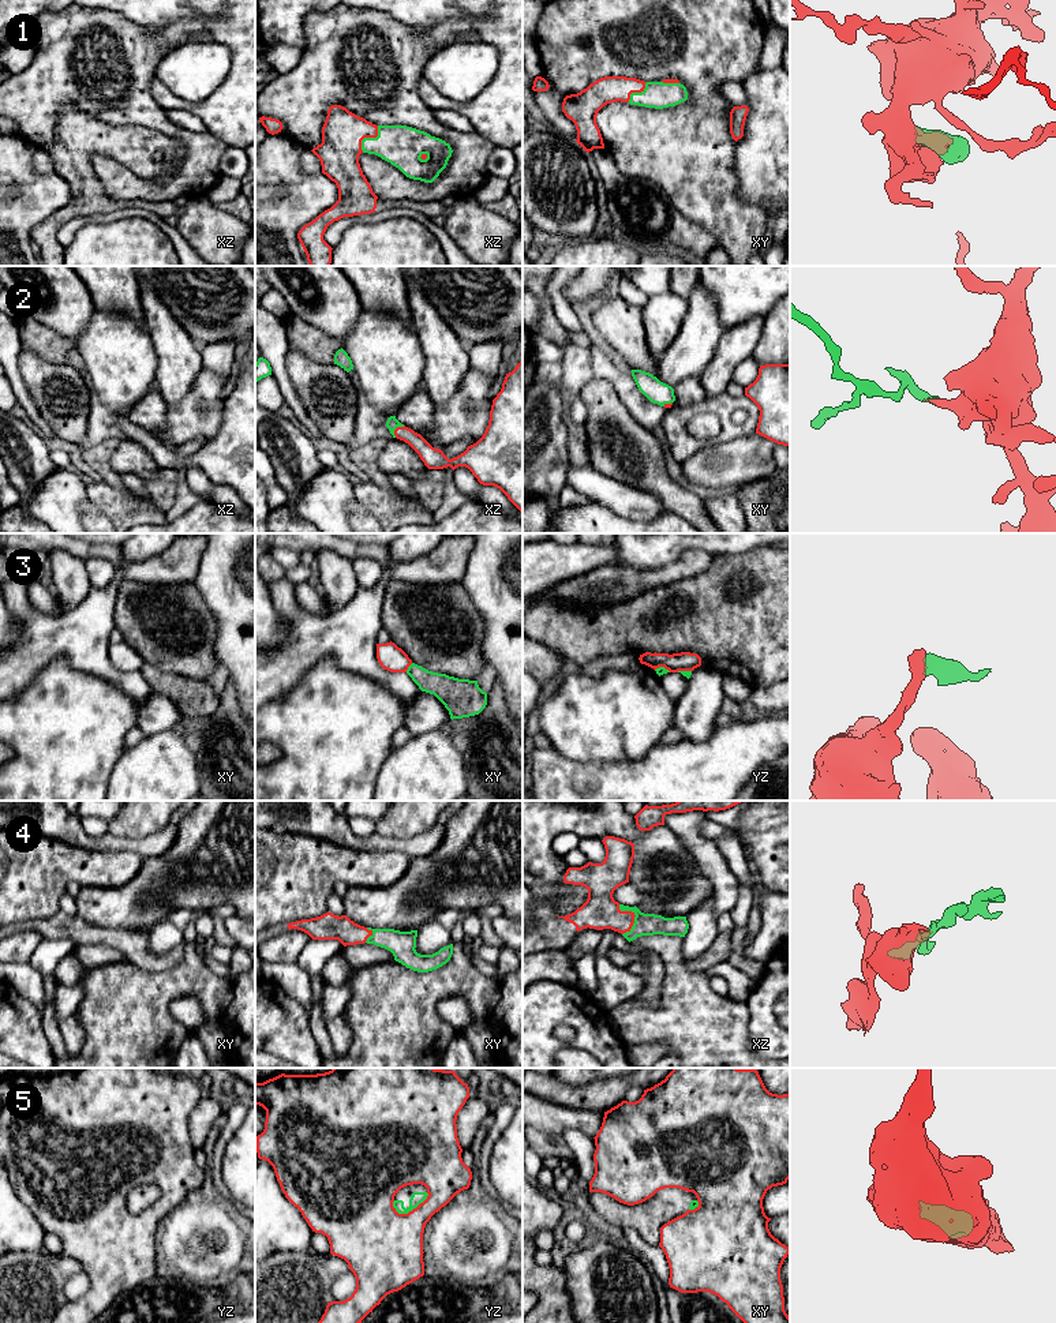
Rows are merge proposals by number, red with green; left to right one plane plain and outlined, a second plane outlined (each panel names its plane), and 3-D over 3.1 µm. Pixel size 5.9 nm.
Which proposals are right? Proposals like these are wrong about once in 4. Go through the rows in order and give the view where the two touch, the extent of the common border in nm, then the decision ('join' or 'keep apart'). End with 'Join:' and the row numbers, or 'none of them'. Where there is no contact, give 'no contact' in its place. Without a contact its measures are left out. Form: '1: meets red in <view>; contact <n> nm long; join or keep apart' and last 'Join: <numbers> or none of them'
1: meets red in xz; contact 190 nm long; join
2: meets red in xz; contact 90 nm long; join
3: meets red in xy; contact 70 nm long; keep apart
4: meets red in xz; contact 190 nm long; join
5: meets red in yz; contact 240 nm long; keep apart
Join: 1, 2, 4

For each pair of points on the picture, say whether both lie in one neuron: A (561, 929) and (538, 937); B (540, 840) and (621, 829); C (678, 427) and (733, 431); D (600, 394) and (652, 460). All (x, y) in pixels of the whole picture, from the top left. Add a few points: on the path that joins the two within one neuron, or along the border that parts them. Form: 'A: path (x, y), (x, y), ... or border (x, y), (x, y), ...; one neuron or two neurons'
A: path (555, 933), (549, 933), (543, 937); one neuron
B: path (561, 823), (600, 823); one neuron
C: path (689, 441), (710, 442), (719, 438); one neuron
D: path (606, 411), (636, 443); one neuron

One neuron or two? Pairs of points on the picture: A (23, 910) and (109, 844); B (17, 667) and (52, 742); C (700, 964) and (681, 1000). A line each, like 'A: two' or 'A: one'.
A: two
B: two
C: two

